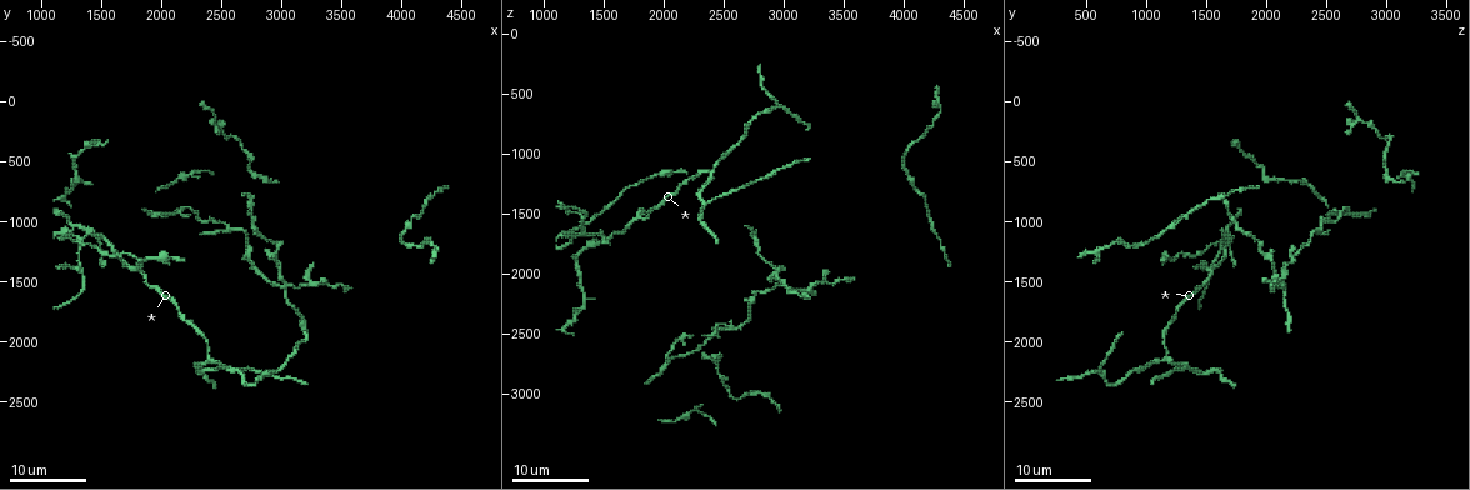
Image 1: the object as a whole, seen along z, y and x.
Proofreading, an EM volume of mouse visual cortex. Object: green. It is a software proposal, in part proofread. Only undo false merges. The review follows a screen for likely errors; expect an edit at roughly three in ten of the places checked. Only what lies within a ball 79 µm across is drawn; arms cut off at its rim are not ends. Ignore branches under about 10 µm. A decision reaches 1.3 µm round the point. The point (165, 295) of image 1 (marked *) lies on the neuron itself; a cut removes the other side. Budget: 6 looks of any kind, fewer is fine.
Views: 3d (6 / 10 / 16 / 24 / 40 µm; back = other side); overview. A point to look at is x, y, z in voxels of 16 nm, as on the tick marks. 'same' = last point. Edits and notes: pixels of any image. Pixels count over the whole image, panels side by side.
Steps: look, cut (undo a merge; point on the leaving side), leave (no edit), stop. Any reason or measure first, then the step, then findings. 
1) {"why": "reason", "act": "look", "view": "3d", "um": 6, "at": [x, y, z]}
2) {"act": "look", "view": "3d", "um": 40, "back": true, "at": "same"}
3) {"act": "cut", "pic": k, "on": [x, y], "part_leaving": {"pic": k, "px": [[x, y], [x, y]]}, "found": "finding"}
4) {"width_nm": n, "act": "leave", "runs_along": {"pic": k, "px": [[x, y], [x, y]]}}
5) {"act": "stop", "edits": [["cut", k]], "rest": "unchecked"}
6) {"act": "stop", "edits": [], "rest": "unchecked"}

{"why": "four arms meet", "act": "look", "view": "3d", "um": 16, "at": [1340, 1200, 1620]}

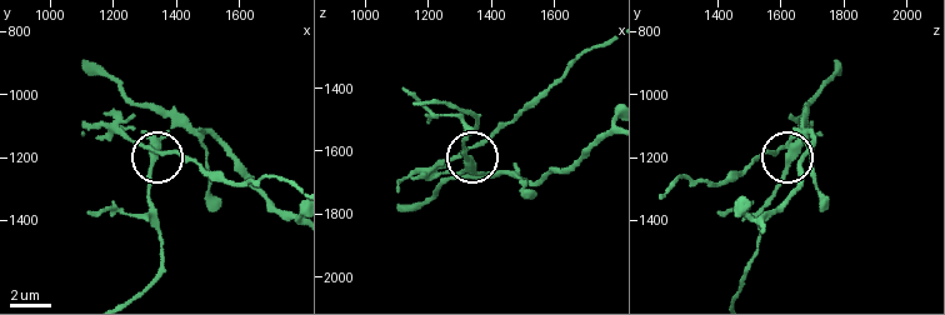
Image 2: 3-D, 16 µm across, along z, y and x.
{"act": "look", "view": "3d", "um": 6, "at": "same"}

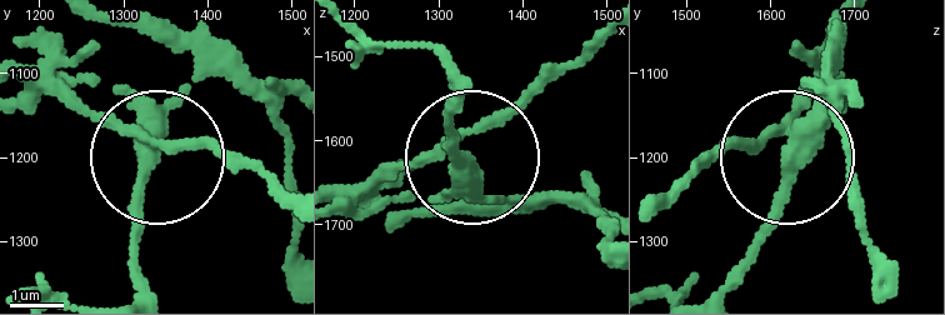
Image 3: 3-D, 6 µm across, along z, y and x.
{"act": "look", "view": "3d", "um": 6, "back": true, "at": "same"}

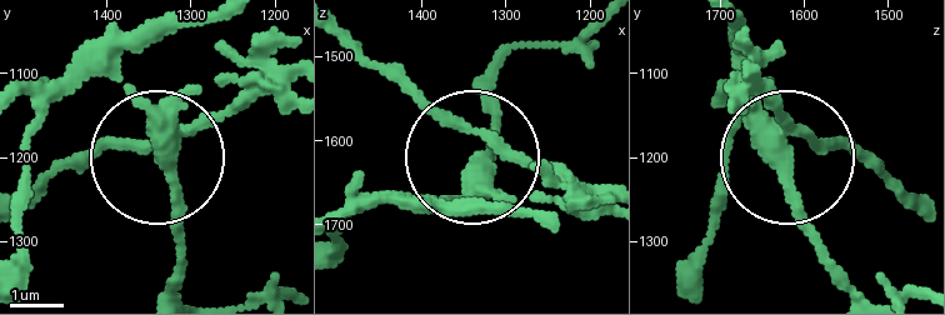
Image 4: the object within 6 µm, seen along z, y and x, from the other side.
{"arms": 4, "act": "cut", "pic": 4, "on": [126, 140], "part_leaving": {"pic": 4, "px": [[753, 116], [856, 153], [910, 193]]}, "found": "a second neuron is stuck on"}

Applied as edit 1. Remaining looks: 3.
{"act": "look", "view": "overview"}

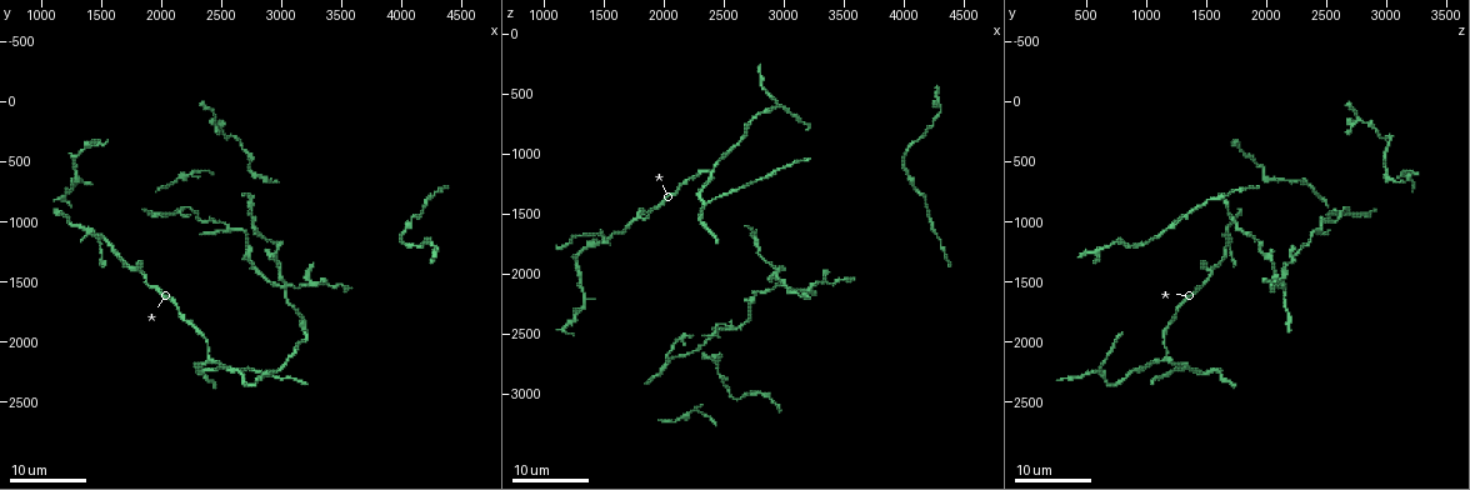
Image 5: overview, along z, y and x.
{"why": "calibre changes", "act": "look", "view": "3d", "um": 24, "at": [1340, 640, 2260]}

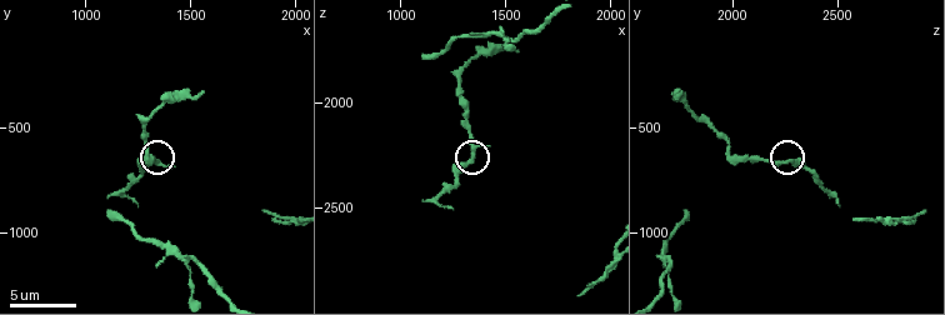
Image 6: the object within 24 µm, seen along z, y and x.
{"act": "look", "view": "3d", "um": 10, "at": [1350, 660, 2250]}

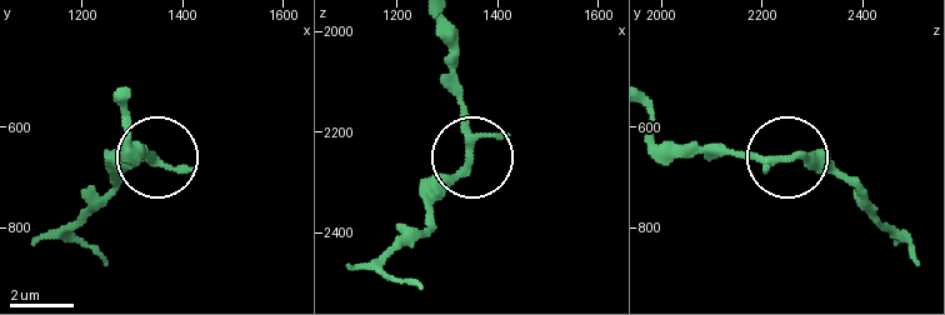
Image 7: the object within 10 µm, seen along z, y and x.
{"act": "leave", "found": "all the same neuron"}

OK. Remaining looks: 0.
{"act": "stop", "edits": [["cut", 4]], "rest": "unchecked"}

